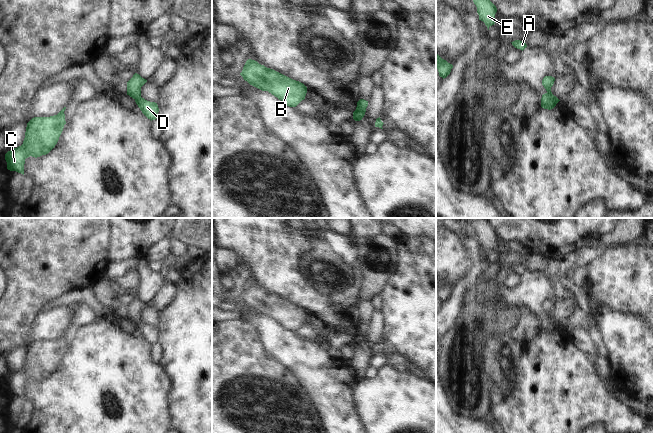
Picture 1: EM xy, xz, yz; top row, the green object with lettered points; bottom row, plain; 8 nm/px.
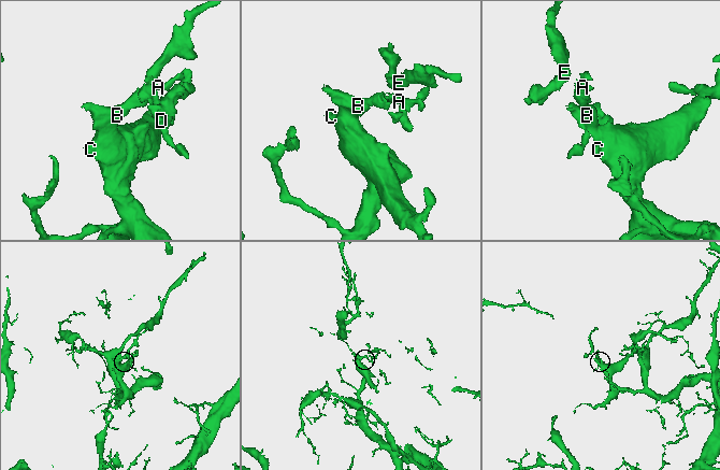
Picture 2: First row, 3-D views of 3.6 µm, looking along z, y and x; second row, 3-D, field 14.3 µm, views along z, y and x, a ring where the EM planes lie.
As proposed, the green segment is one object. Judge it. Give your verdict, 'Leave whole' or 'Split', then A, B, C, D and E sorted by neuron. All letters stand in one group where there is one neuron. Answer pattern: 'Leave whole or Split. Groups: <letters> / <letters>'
Split. Groups: A B C E / D

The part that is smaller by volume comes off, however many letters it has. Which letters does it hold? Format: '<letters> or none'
D

